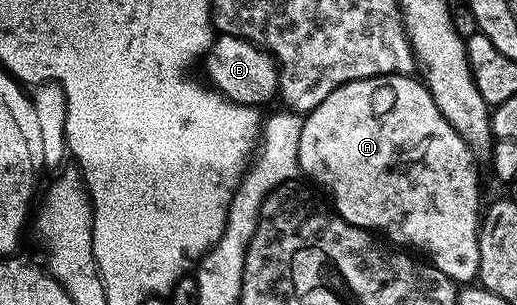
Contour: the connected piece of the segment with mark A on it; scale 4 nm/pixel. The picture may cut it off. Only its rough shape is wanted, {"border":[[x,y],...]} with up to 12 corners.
{"border":[[430,92],[307,111],[335,213],[479,276],[477,156]]}

